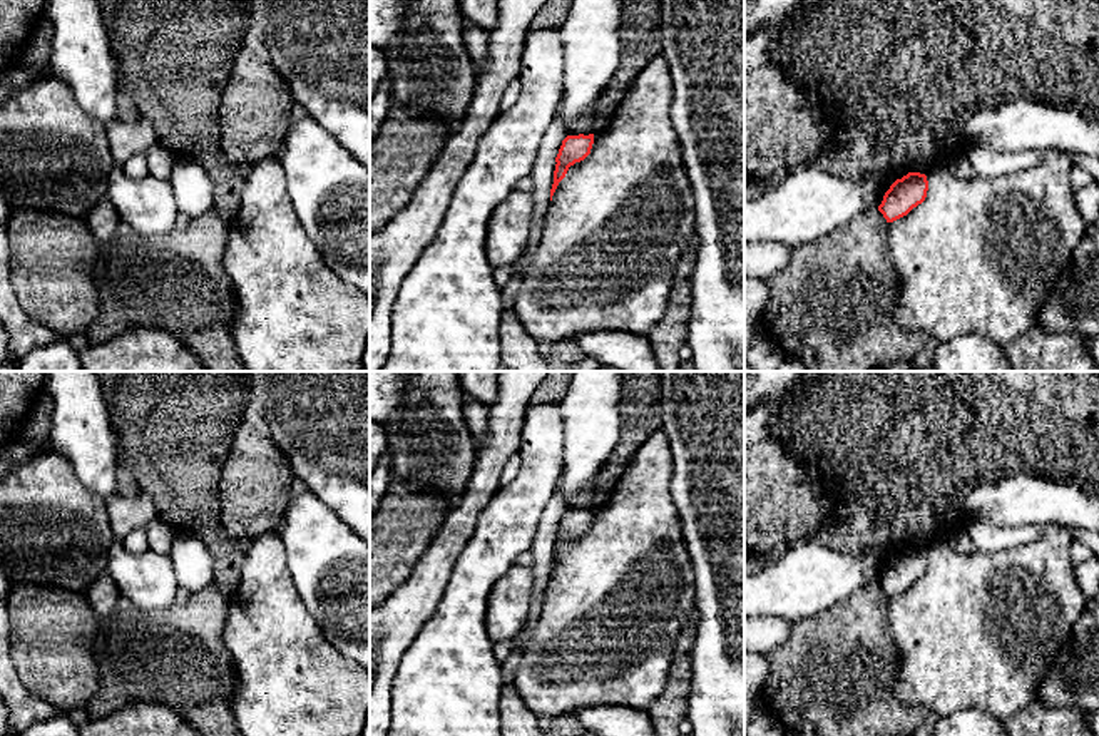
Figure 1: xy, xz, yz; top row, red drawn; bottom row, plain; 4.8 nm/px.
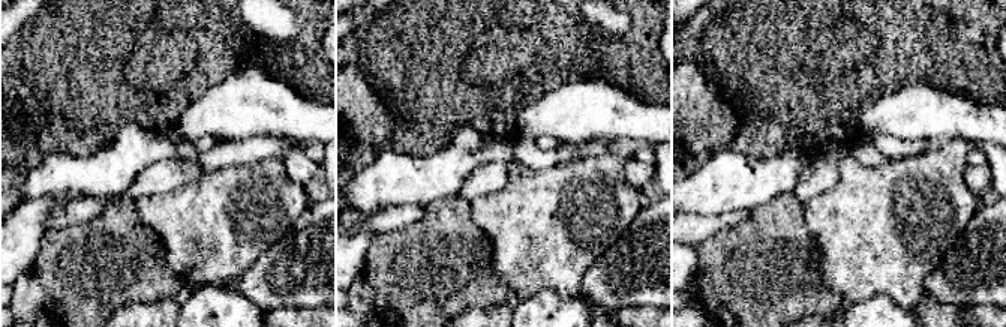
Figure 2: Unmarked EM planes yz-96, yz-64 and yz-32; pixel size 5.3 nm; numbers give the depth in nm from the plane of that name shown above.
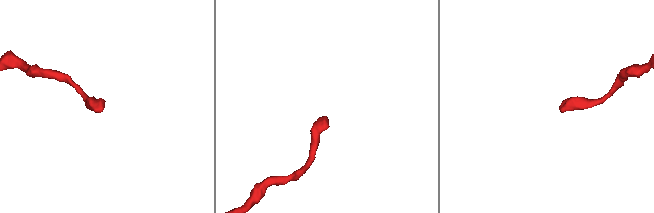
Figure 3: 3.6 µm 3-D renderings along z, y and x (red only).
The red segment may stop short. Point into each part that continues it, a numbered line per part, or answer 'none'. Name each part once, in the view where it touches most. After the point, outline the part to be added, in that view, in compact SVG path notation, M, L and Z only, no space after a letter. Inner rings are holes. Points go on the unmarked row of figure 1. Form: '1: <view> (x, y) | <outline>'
none

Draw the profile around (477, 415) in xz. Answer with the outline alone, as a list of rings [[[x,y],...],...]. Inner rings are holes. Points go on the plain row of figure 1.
[[[463,395],[463,413],[472,438],[475,445],[478,445],[487,433],[488,406],[483,406],[478,401],[472,400],[470,396]]]

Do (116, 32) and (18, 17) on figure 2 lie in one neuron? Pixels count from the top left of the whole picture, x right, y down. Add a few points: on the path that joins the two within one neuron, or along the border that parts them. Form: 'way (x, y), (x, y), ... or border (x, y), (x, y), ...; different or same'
border (35, 15), (15, 35); different

